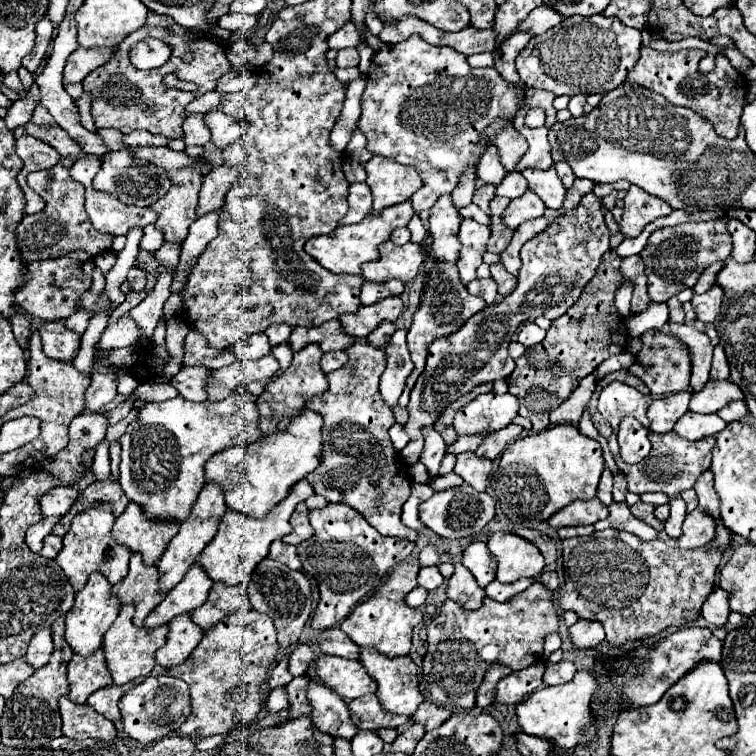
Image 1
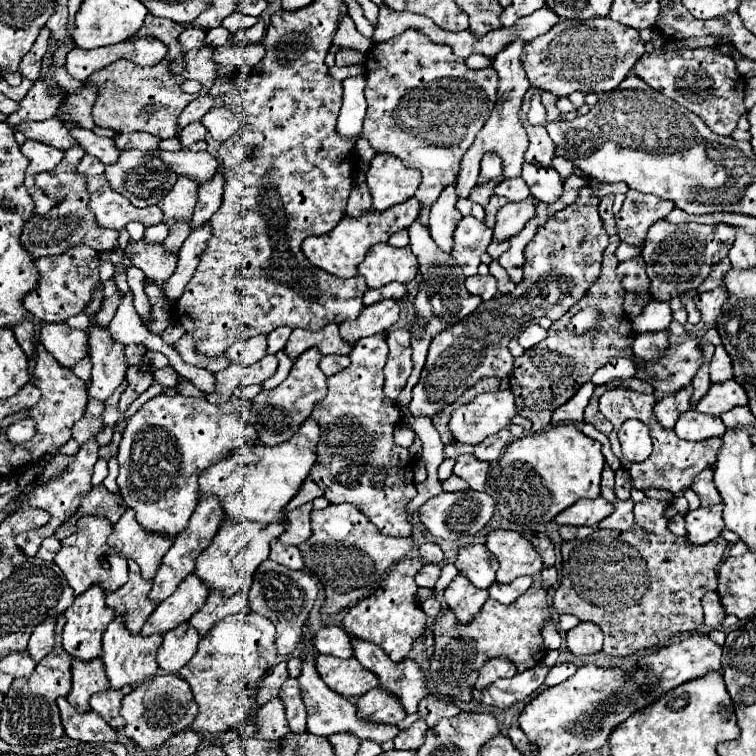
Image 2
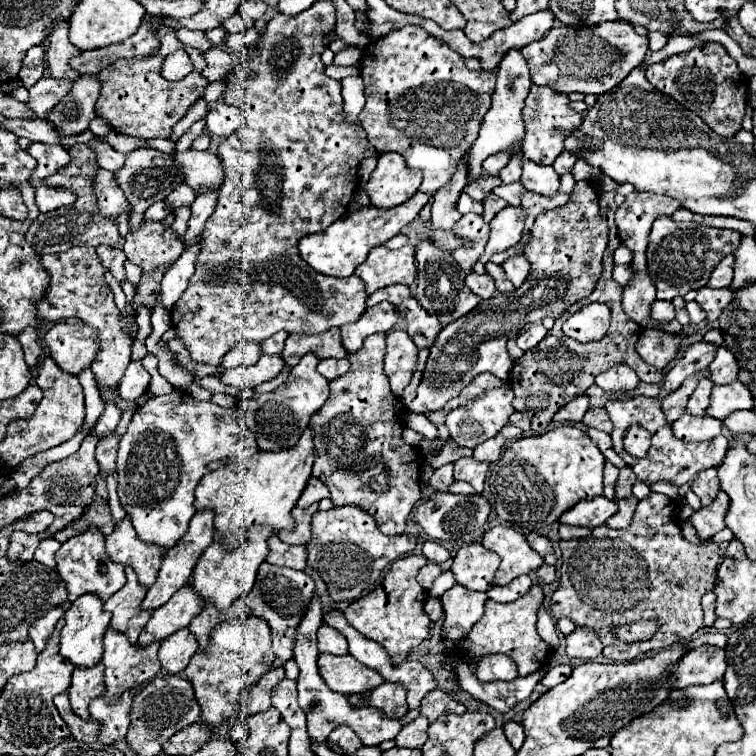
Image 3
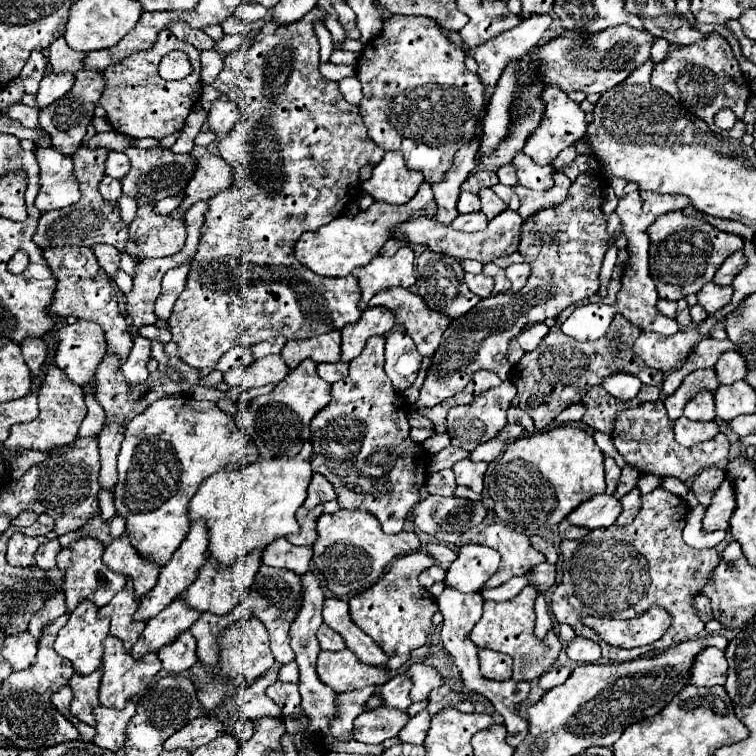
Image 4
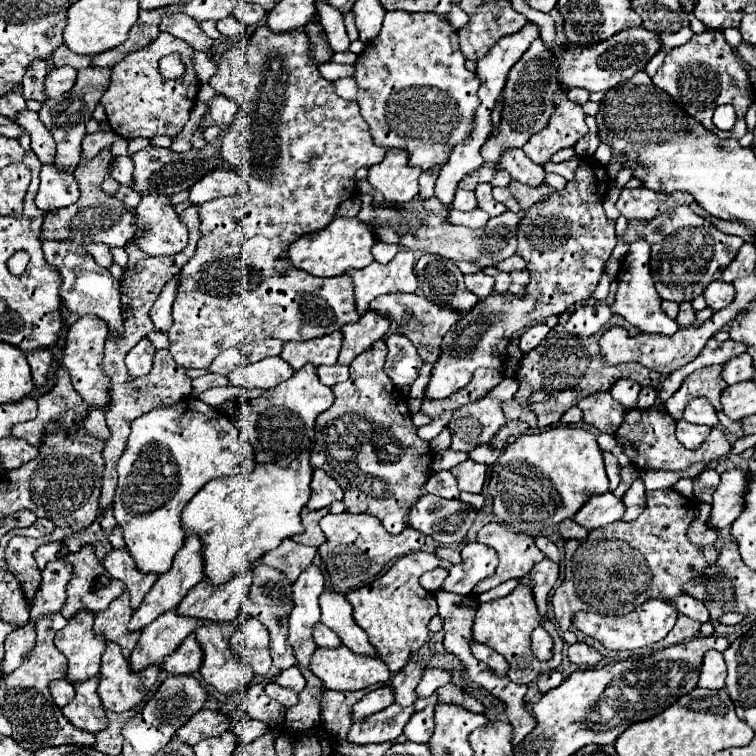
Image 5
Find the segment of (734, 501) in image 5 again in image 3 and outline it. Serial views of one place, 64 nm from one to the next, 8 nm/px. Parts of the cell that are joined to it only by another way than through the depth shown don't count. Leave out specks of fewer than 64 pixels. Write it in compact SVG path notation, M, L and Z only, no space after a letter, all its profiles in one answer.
M720 490L720 498L716 498L710 506L692 512L688 522L696 528L696 534L702 542L710 540L716 532L720 532L724 528L726 510L728 510L728 496L726 496L726 492Z

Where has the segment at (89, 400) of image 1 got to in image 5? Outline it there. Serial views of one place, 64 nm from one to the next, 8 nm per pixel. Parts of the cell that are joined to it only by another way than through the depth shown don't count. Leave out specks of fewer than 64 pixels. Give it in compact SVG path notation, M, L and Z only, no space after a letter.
M44 242L44 256L48 264L52 264L56 270L60 270L62 286L60 286L60 304L66 312L86 316L94 314L100 320L108 324L110 336L120 336L124 332L124 318L120 308L120 284L112 278L112 274L106 268L100 268L88 250L74 242Z

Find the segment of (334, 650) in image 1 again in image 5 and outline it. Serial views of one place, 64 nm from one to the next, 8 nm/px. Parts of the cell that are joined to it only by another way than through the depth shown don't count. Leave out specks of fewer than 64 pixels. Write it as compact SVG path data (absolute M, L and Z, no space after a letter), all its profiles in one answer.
M316 624L314 640L320 648L340 648L342 646L342 640L338 638L338 634L332 632L330 628L326 628L324 624Z

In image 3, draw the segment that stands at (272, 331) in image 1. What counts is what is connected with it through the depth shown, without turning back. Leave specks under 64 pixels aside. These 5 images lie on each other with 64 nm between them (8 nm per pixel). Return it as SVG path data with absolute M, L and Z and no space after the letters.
M276 332L274 336L270 336L268 340L262 342L262 354L280 354L286 338L288 338L286 332Z

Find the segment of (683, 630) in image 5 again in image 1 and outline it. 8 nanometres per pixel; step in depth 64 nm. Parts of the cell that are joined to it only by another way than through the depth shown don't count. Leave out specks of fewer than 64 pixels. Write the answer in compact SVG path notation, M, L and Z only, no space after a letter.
M644 502L632 506L632 514L638 520L658 530L652 542L642 542L630 532L616 530L562 540L566 582L558 594L558 602L564 610L574 610L580 618L602 622L606 640L612 646L656 636L670 626L686 626L700 614L706 596L714 588L714 574L722 552L712 546L694 550L678 548L676 540L664 532L664 524L654 518L652 510L654 506Z

